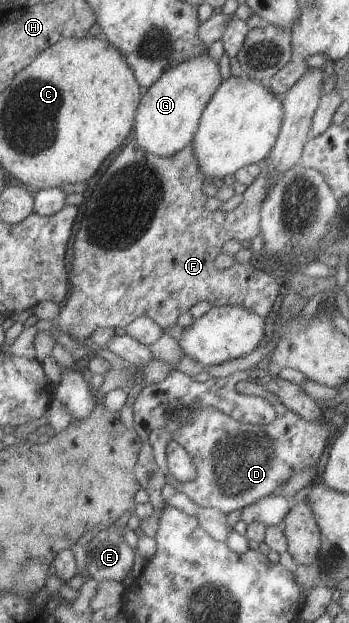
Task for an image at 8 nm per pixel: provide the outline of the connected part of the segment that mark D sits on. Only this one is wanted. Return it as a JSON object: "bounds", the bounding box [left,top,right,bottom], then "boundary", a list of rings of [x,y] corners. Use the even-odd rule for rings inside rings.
{"bounds":[150,381,332,514],"boundary":[[[240,381],[236,387],[242,394],[264,397],[277,410],[277,419],[267,425],[246,424],[241,419],[229,417],[218,407],[206,407],[200,415],[181,423],[178,431],[158,427],[151,432],[150,442],[154,447],[155,459],[160,465],[168,484],[176,492],[188,495],[200,507],[218,509],[229,514],[237,509],[244,510],[260,499],[276,493],[288,479],[315,466],[324,455],[330,439],[327,420],[332,411],[323,413],[322,421],[307,421],[289,409],[276,393],[254,381]],[[172,441],[180,443],[193,458],[198,469],[198,479],[193,482],[178,481],[168,467],[168,447]]]}

